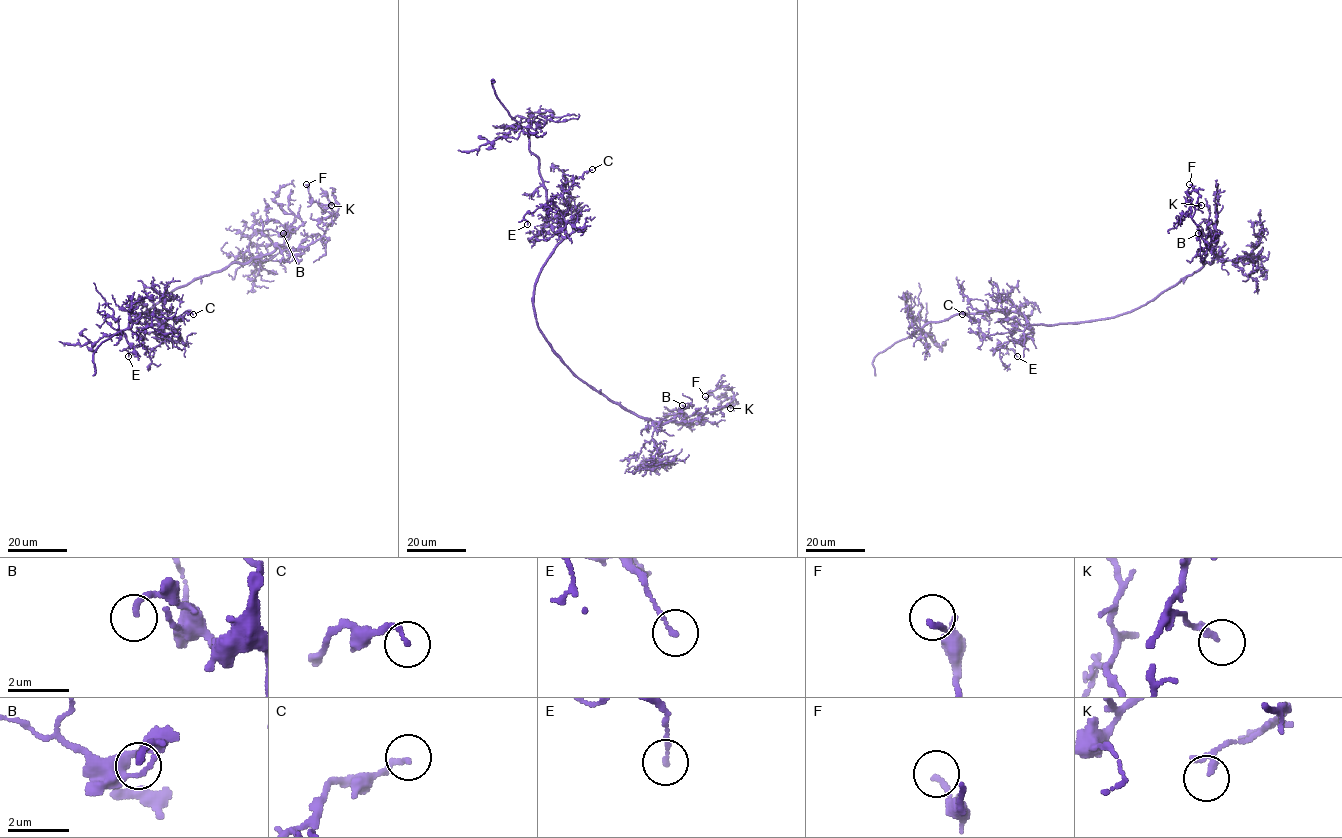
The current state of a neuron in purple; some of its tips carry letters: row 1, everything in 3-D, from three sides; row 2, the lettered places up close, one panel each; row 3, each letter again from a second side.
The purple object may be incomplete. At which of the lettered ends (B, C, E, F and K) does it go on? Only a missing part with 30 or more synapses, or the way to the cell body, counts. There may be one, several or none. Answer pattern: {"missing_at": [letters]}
{"missing_at": []}

